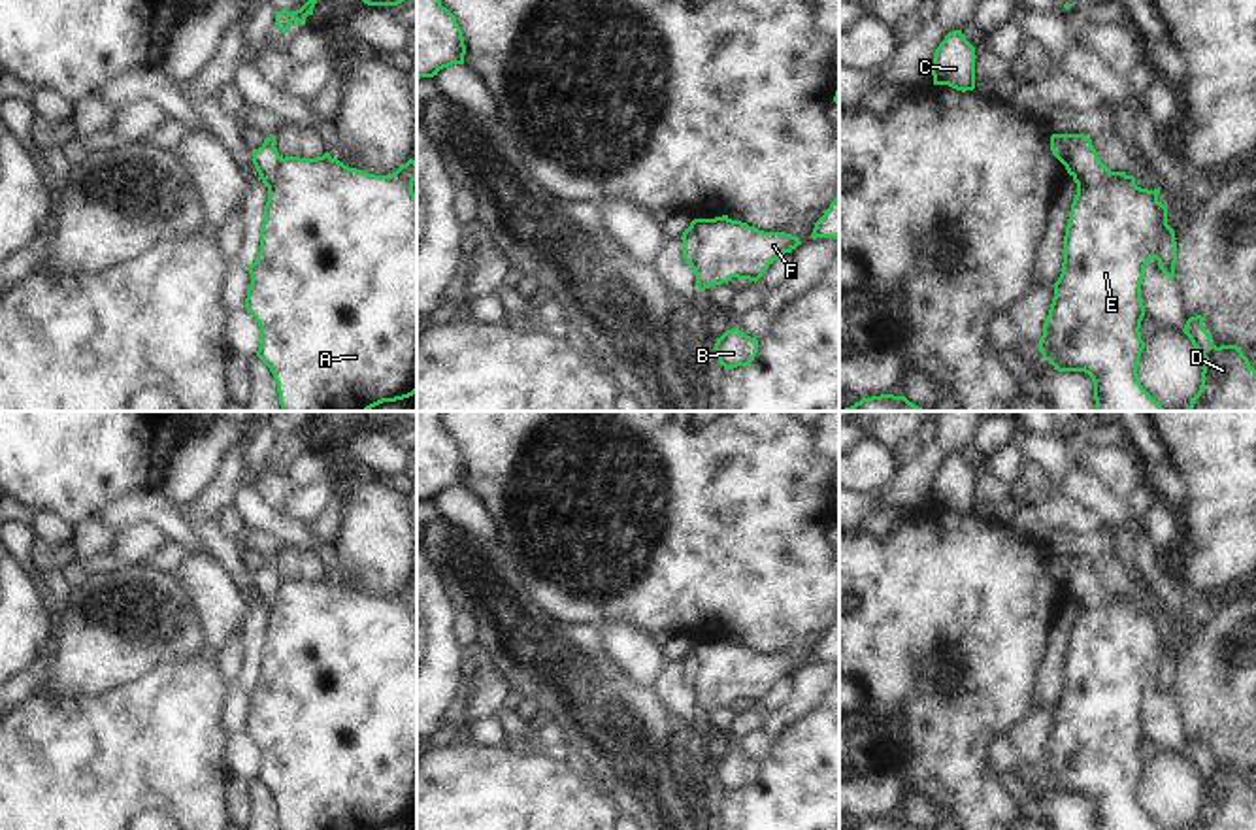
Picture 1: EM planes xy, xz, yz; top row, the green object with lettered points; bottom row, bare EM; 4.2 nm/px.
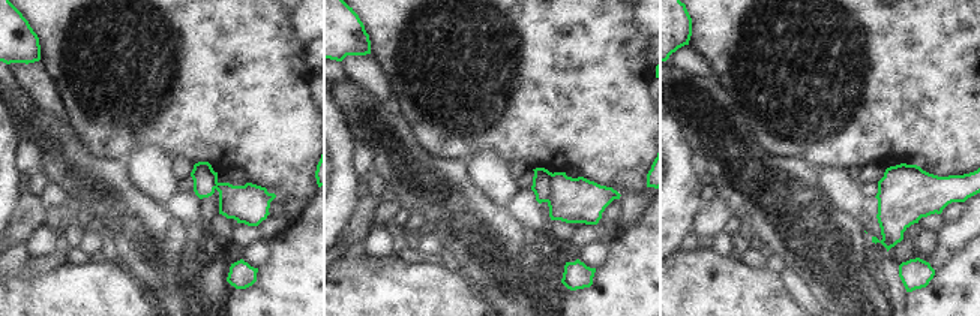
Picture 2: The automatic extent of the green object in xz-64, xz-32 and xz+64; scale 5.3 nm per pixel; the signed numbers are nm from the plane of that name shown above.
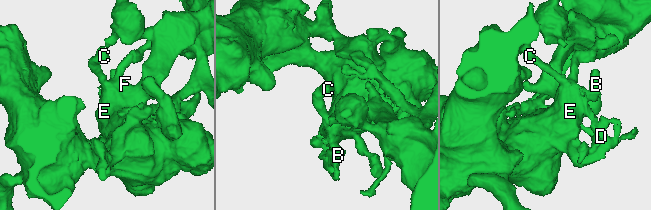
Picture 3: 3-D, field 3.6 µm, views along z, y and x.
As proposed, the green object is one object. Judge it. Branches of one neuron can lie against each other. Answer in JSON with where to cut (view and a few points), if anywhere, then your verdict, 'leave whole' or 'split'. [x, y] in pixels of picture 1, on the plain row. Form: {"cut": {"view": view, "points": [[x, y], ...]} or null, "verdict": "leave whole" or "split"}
{"cut": {"view": "xz", "points": [[698, 642], [696, 680], [691, 687]]}, "verdict": "split"}

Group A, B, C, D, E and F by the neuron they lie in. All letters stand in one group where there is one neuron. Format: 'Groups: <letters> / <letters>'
Groups: A B D E F / C

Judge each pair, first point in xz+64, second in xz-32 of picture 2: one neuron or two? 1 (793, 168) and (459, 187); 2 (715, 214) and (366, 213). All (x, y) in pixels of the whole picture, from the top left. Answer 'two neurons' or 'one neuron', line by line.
1: one neuron
2: two neurons

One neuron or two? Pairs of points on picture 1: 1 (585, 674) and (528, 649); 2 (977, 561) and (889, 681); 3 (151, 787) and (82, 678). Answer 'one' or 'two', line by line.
1: one
2: one
3: two

